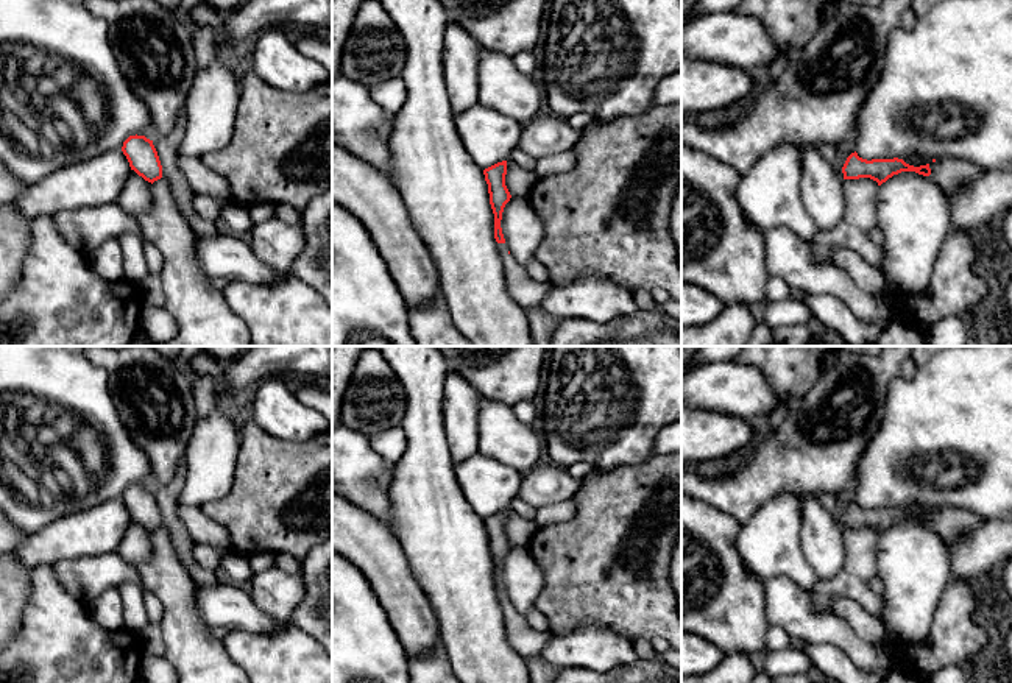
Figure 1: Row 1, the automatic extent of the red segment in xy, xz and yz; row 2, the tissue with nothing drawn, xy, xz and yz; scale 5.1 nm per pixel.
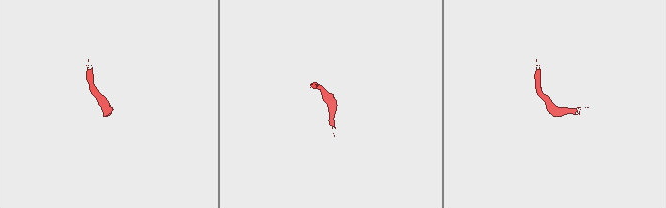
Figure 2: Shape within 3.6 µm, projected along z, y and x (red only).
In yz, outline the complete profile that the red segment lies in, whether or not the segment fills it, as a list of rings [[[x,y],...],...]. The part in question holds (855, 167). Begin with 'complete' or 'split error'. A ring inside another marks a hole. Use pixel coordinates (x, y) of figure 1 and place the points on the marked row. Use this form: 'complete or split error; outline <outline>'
split error; outline [[[851,153],[844,167],[844,179],[870,178],[881,186],[893,175],[901,172],[915,172],[936,181],[945,192],[956,193],[962,186],[978,179],[984,170],[962,159],[943,157],[926,165],[914,167],[903,159],[862,159],[858,153]]]

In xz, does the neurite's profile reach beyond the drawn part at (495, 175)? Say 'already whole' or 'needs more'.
needs more

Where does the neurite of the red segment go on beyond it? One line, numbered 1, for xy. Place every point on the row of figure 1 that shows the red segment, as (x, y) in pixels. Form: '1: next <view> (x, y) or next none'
1: next none

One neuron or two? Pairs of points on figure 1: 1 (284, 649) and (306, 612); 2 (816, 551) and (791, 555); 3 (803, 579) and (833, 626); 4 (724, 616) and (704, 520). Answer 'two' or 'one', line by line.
1: two
2: two
3: two
4: one

